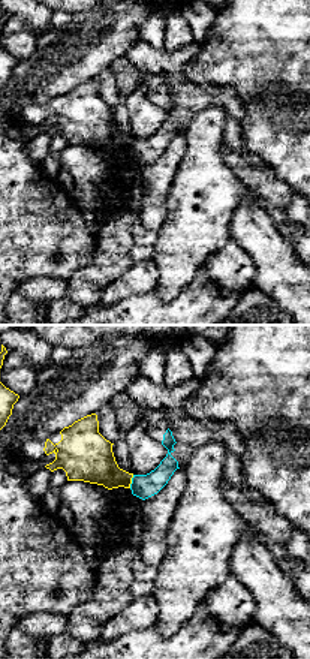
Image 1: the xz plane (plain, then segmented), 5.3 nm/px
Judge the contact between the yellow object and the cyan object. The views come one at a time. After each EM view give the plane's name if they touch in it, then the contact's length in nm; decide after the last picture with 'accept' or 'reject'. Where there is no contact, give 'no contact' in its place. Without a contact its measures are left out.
xz | 80 nm

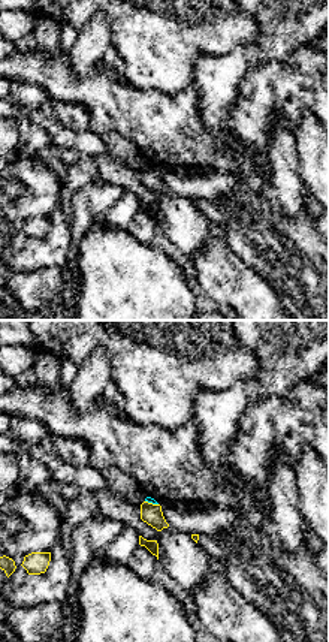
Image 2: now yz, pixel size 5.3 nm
yz | 80 nm

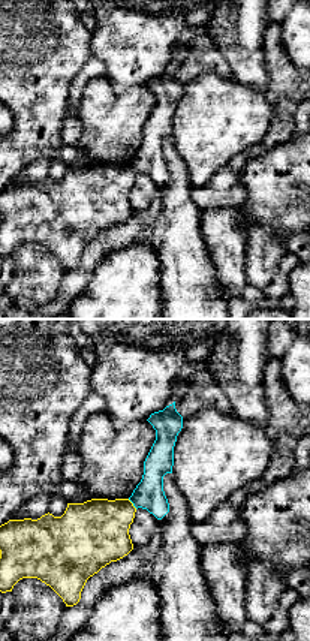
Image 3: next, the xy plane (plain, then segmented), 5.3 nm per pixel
xy | 80 nm

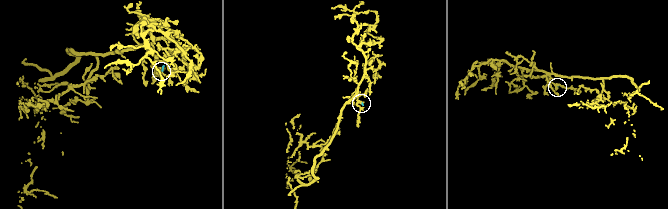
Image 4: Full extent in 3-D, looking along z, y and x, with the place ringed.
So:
reject

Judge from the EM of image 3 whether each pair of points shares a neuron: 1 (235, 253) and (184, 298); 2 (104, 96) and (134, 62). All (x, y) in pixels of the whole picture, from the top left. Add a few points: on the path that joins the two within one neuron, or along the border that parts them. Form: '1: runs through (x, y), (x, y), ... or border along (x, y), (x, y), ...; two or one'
1: border along (202, 238), (216, 283), (225, 298); two
2: border along (104, 75), (116, 93), (125, 93), (146, 84); two

